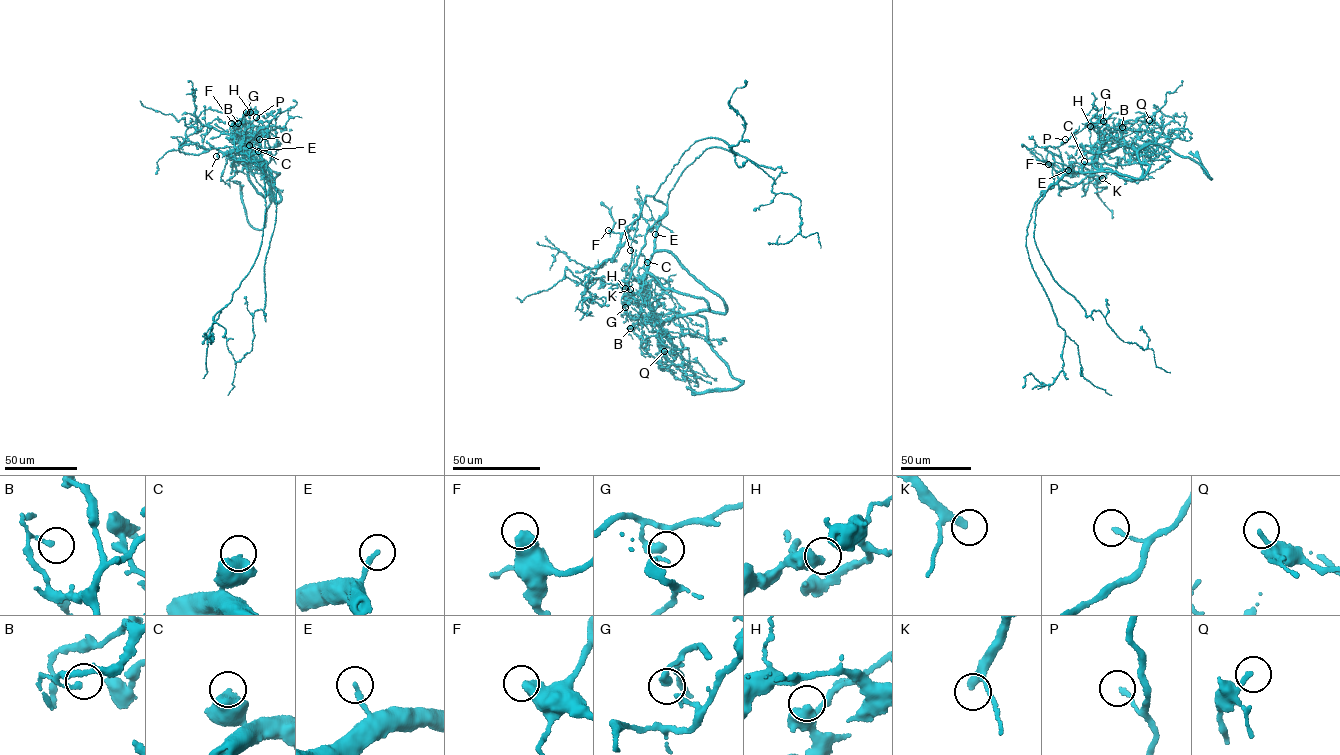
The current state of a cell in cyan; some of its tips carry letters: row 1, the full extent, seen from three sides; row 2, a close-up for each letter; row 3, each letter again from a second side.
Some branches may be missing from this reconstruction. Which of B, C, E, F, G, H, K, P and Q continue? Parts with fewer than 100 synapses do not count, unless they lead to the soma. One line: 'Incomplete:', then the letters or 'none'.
Incomplete: K

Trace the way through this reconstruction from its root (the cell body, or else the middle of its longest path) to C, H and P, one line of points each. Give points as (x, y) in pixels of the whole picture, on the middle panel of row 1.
C: (669, 197), (658, 227), (654, 252), (647, 262)
H: (669, 197), (647, 269), (640, 278), (635, 278), (625, 288)
P: (669, 197), (657, 226), (650, 231), (648, 223), (640, 217), (630, 250)

